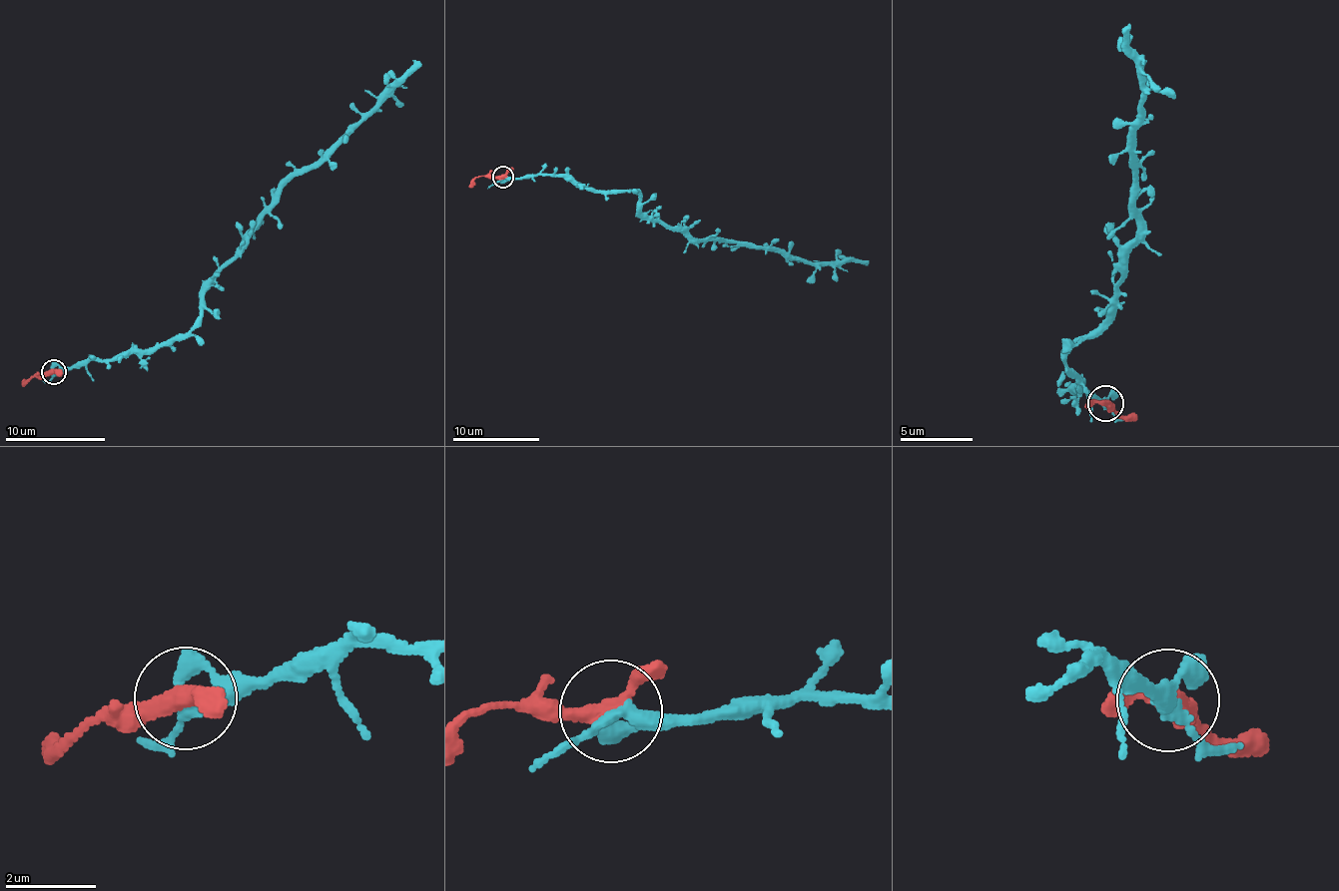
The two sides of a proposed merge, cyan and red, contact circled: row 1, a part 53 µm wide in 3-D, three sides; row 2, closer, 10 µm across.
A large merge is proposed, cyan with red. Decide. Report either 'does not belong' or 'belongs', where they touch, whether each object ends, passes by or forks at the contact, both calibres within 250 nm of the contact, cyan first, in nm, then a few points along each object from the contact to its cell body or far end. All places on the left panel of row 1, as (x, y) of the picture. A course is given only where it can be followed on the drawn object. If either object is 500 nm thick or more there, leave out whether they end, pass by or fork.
belongs; place (53, 371); cyan forks; red passes by; calibres 240 and 340 nm; course cyan (52, 371), (165, 346), (191, 327), (212, 276), (234, 254), (279, 190), (420, 61); course red (52, 371), (23, 383)

